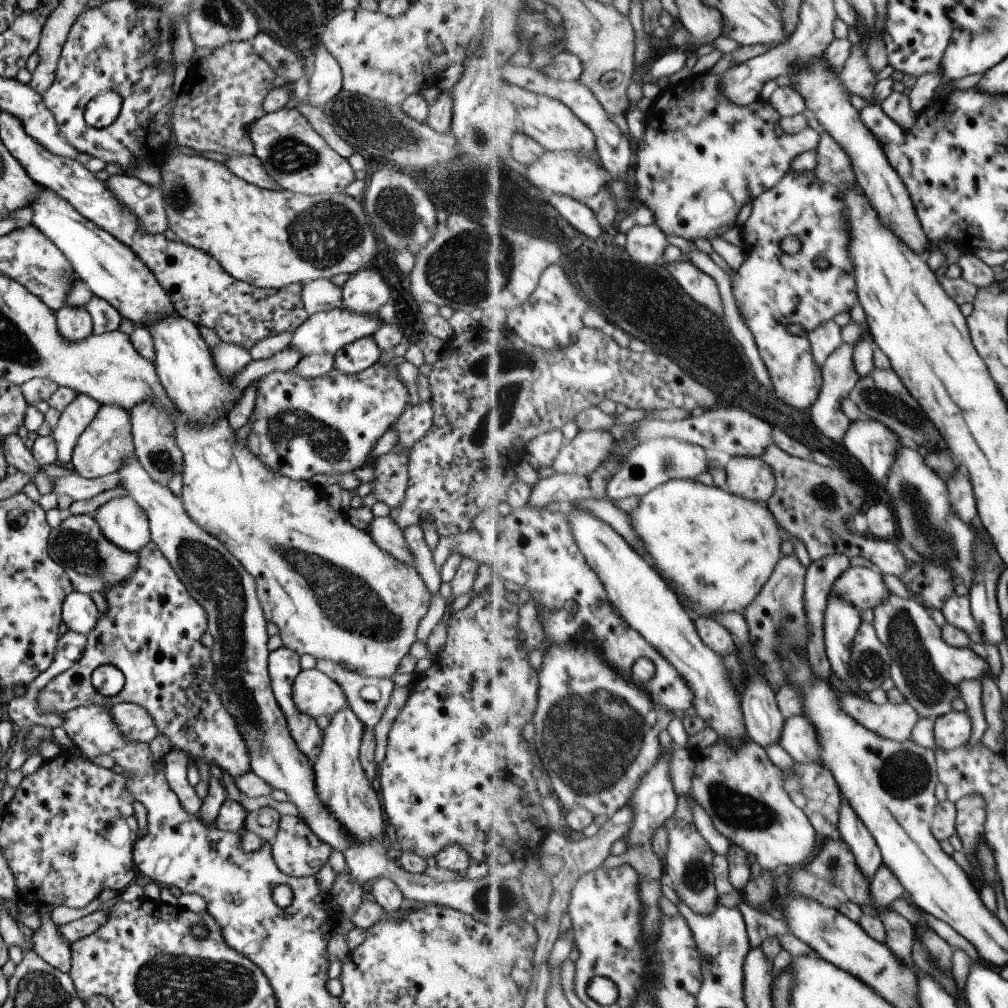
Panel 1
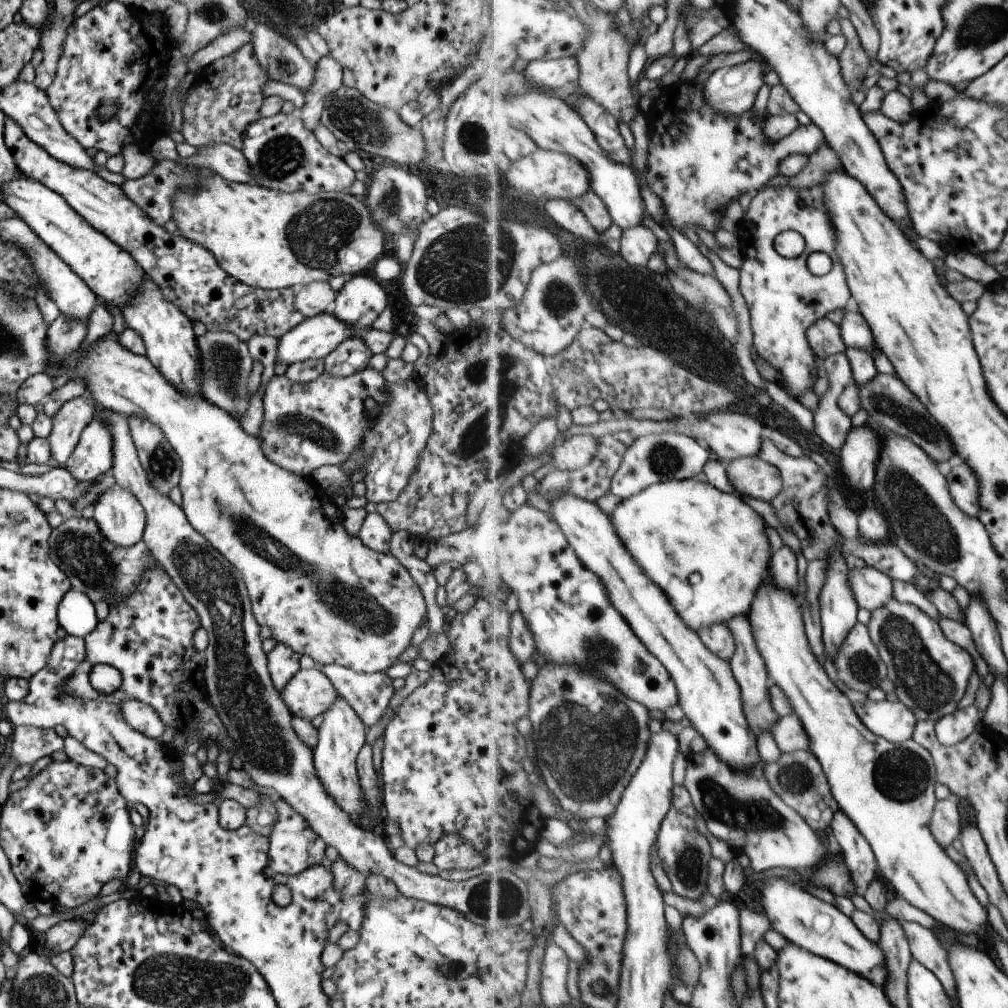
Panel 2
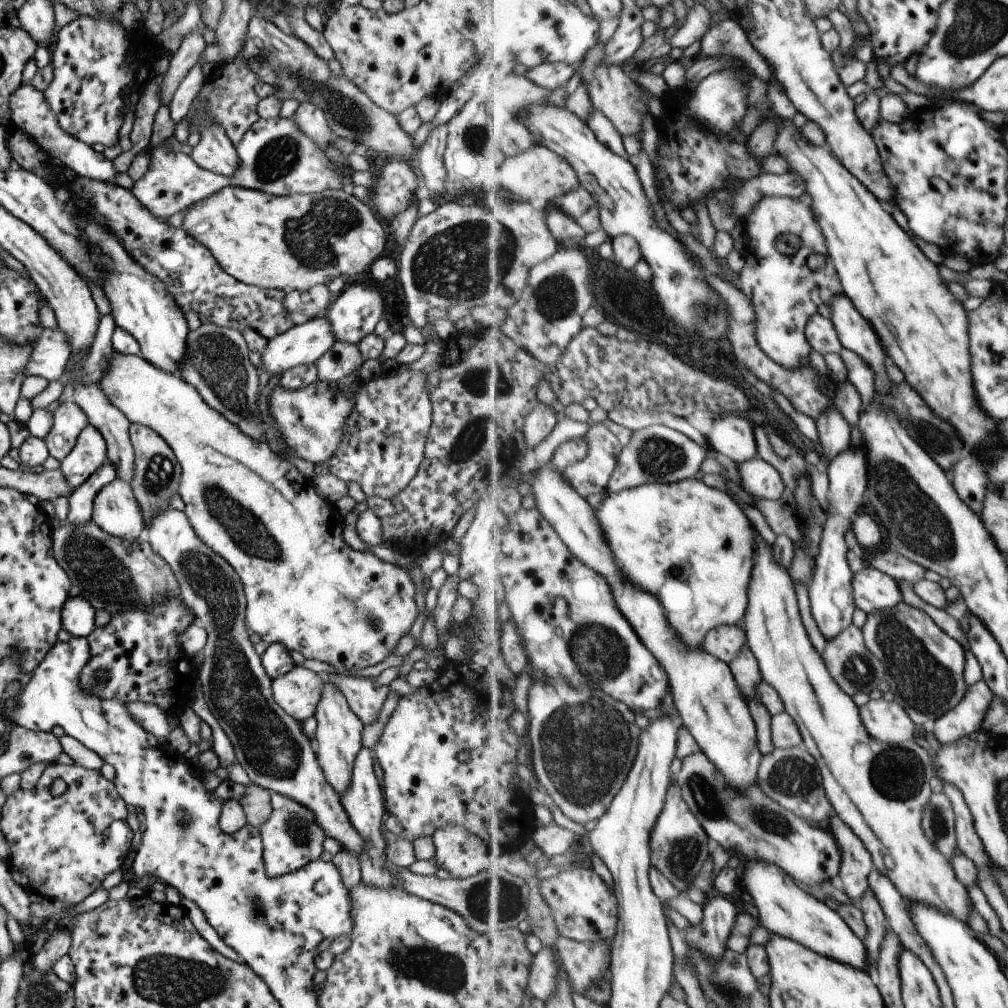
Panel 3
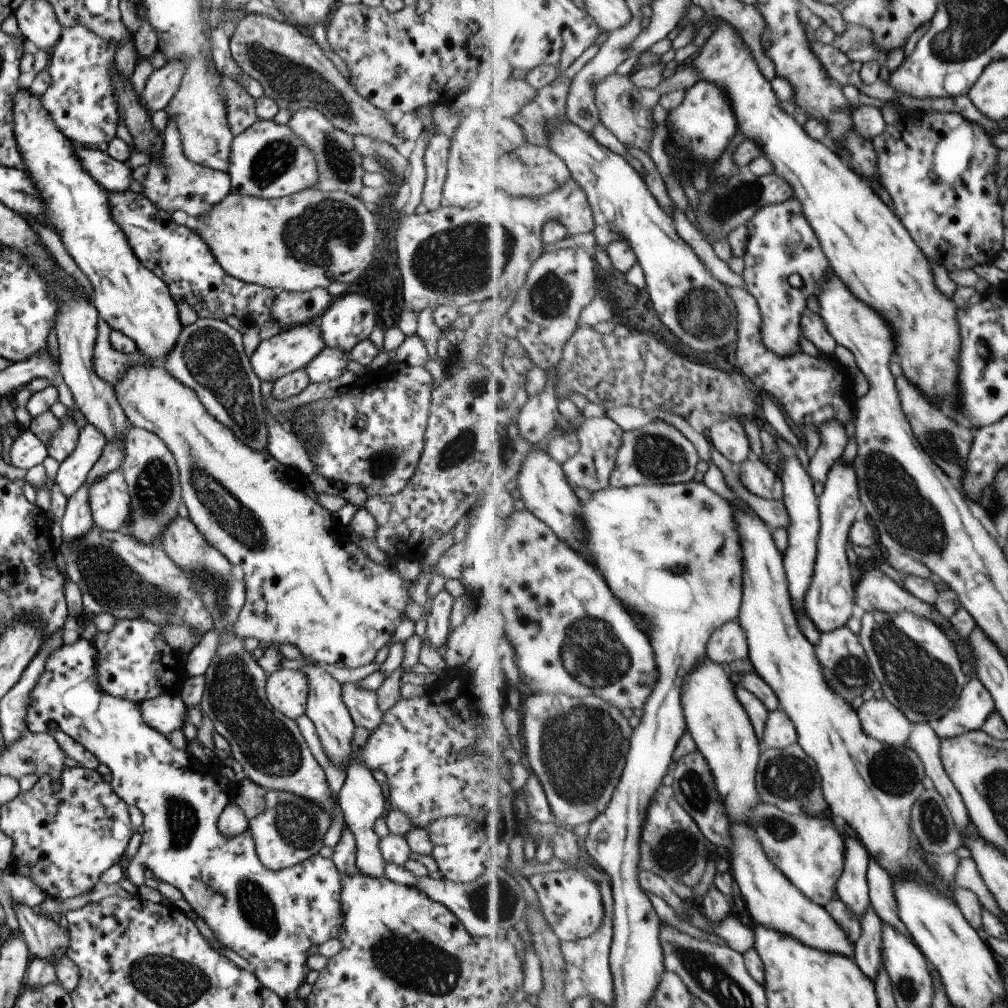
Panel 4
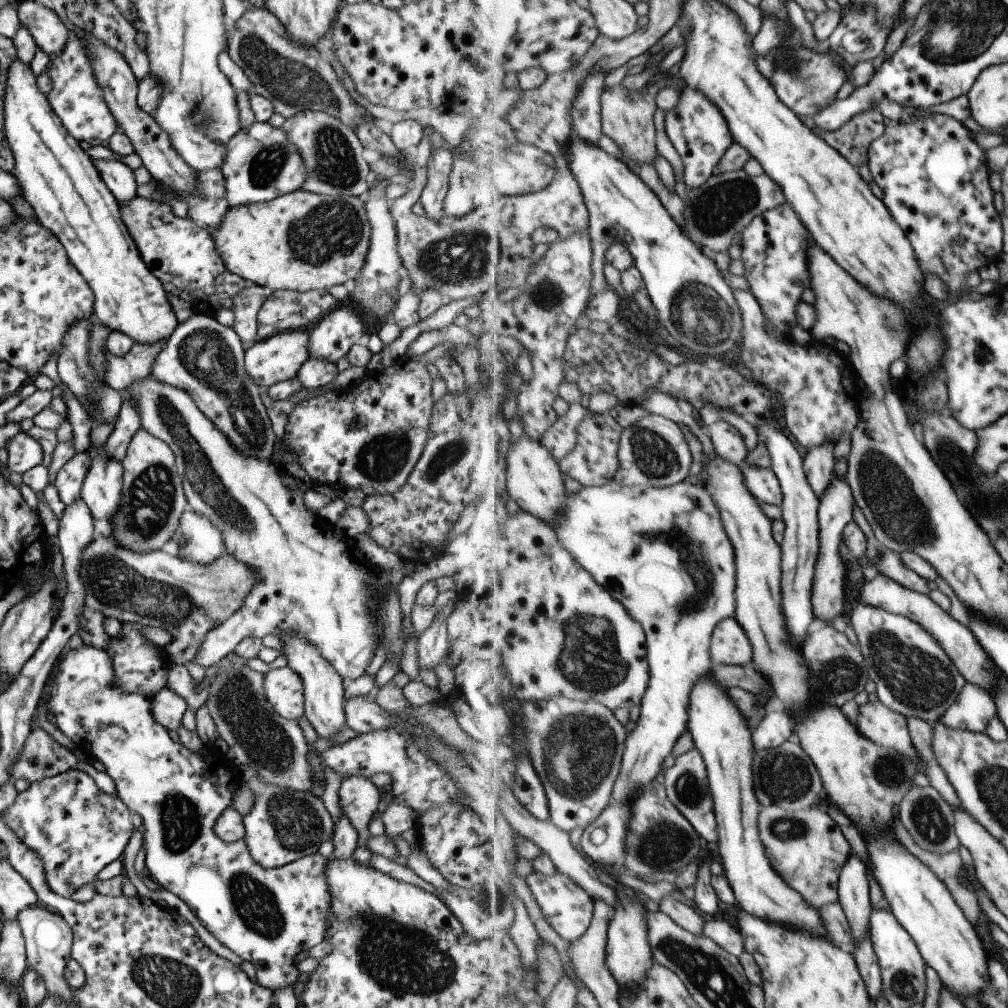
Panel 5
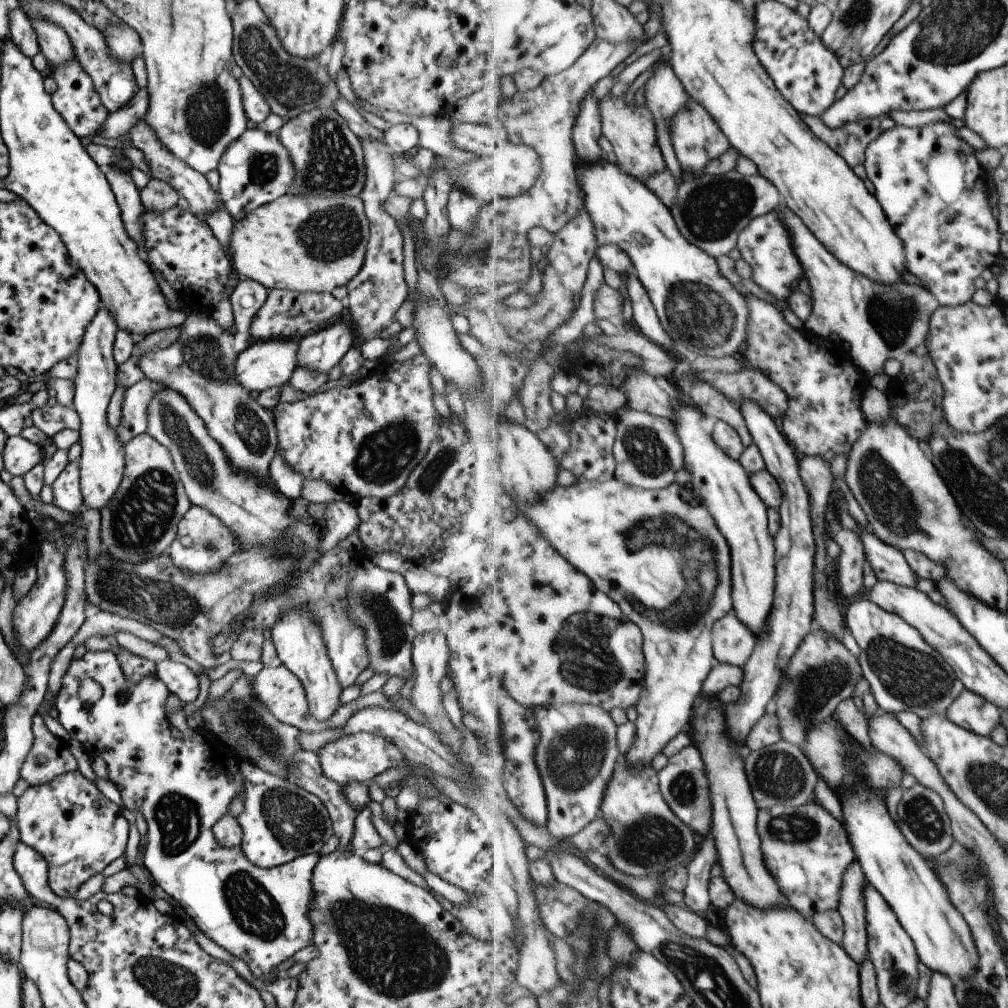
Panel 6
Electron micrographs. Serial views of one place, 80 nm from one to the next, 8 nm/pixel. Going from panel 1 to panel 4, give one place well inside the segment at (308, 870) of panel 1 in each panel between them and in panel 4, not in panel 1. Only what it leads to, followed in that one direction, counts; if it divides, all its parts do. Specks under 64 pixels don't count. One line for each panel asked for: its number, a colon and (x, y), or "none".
2: (292, 846)
3: (290, 837)
4: (290, 829)

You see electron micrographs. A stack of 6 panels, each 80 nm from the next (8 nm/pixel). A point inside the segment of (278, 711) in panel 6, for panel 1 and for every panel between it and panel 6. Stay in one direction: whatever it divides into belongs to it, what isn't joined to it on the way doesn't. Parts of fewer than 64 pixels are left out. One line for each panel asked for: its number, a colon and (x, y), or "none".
1: (314, 693)
2: (308, 693)
3: (296, 692)
4: (286, 690)
5: (282, 687)

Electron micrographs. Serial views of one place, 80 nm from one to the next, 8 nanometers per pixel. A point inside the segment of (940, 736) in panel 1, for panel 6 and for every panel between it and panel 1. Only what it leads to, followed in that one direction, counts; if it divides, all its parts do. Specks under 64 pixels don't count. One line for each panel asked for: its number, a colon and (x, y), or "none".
2: (954, 728)
3: (967, 718)
4: (976, 704)
5: (975, 708)
6: (973, 711)

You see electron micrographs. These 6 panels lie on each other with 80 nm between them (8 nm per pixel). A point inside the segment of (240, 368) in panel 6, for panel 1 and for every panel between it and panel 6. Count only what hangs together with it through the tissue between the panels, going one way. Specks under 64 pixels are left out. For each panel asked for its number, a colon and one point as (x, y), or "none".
1: (327, 332)
2: (314, 337)
3: (302, 344)
4: (292, 348)
5: (278, 357)

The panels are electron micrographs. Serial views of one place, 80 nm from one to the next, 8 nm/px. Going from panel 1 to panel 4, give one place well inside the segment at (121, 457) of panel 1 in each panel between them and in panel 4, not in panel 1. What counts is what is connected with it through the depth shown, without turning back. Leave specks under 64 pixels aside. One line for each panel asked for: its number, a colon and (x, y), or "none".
2: (91, 457)
3: (89, 452)
4: (73, 471)

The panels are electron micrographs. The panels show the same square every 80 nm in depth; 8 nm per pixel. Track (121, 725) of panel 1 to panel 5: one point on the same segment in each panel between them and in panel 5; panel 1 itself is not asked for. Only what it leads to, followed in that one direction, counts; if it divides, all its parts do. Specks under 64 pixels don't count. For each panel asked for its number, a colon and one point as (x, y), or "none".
2: (139, 716)
3: (151, 718)
4: (164, 713)
5: (167, 707)

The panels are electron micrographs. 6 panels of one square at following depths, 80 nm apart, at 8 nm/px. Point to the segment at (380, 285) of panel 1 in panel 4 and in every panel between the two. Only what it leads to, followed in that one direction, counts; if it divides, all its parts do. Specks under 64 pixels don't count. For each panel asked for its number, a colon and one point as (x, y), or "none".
2: (361, 299)
3: (355, 312)
4: (350, 319)

